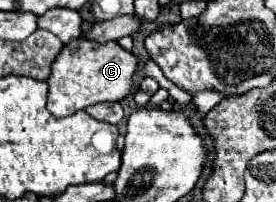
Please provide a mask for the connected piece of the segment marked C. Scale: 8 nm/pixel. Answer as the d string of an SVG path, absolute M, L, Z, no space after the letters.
M82 37L72 39L62 47L52 63L52 73L48 77L48 111L54 117L68 117L100 101L120 101L132 89L132 75L136 65L138 59L124 51L116 41L90 43Z

